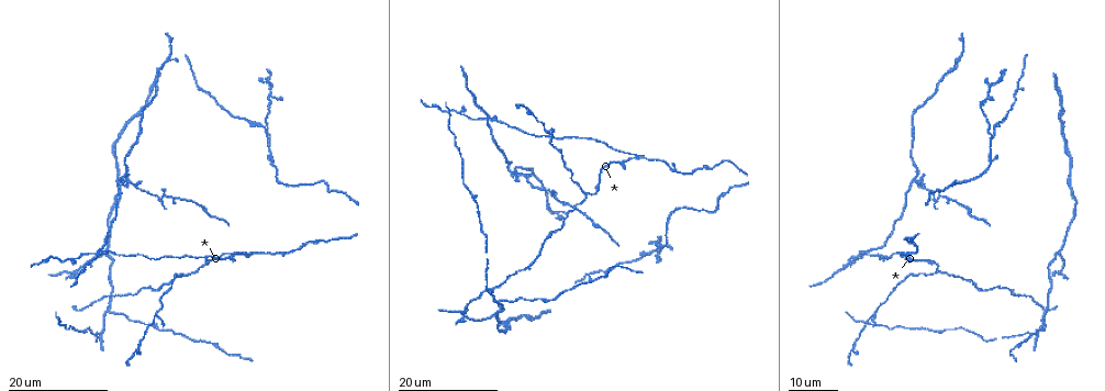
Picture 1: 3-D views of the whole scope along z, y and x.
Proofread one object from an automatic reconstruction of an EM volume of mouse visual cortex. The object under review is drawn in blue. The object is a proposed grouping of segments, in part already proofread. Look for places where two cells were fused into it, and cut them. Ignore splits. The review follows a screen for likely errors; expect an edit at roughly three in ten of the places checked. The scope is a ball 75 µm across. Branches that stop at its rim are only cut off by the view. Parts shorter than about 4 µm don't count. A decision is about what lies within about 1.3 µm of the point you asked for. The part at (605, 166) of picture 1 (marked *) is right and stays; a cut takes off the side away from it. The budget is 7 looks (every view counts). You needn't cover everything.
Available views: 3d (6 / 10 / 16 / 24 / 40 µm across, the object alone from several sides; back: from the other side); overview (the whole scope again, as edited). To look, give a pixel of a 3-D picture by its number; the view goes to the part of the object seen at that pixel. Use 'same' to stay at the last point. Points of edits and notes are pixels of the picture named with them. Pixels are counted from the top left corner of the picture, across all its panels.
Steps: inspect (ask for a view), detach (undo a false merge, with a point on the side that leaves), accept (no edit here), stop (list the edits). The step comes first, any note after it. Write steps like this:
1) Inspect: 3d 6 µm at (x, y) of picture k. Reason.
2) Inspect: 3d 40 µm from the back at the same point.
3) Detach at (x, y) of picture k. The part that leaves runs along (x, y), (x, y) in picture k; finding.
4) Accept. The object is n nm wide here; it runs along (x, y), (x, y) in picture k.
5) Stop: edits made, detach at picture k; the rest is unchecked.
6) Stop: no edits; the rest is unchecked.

Inspect: 3d 16 µm at (663, 244) of picture 1. Three arms meet.

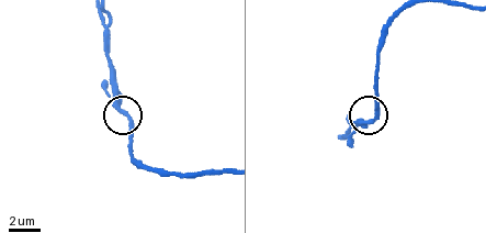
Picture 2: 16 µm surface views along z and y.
Inspect: 3d 6 µm at (127, 114) of picture 2.

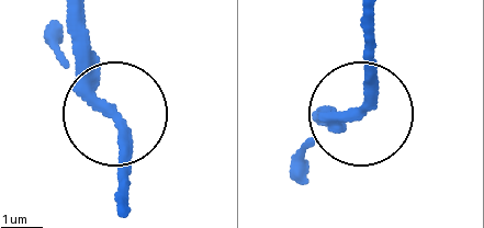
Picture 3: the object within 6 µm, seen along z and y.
Inspect: 3d 6 µm from the back at (108, 111) of picture 3. Other side.

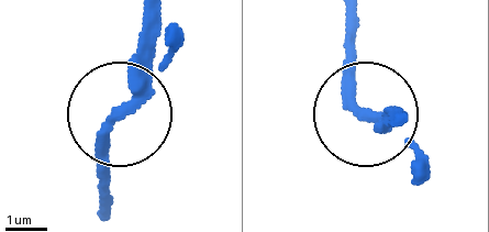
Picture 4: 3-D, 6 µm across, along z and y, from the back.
Accept. 3 arms meet here; it runs along (104, 213), (104, 136), (133, 95), (151, 10) in picture 4; one cell here.

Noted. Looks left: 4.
Inspect: 3d 24 µm at (489, 118) of picture 1. Four-way junction.

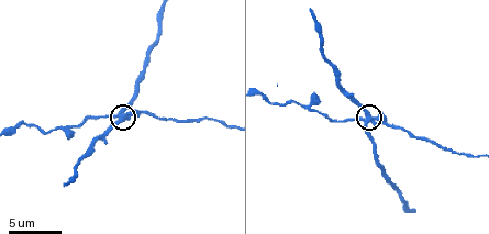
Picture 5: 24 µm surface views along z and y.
Inspect: 3d 10 µm at (366, 121) of picture 5. Closer look.

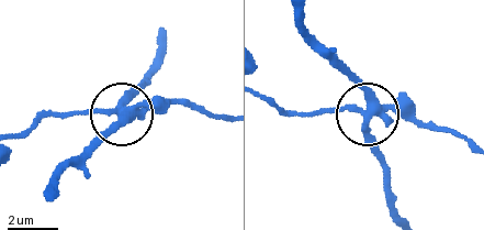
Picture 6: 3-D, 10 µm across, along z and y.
Inspect: 3d 6 µm at (365, 117) of picture 6. Zoom in.

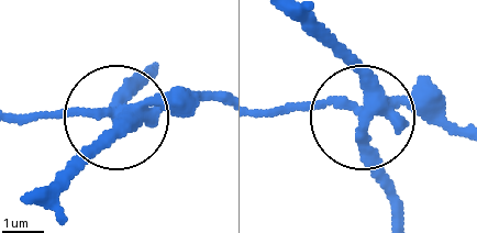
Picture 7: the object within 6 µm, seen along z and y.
Detach at (120, 93) of picture 7. The object is 330 nm wide here; the part that leaves runs along (375, 113), (368, 152), (392, 215) in picture 7; two cells meet here.

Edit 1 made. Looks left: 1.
Stop: edits made, detach at picture 7; the rest is unchecked.

